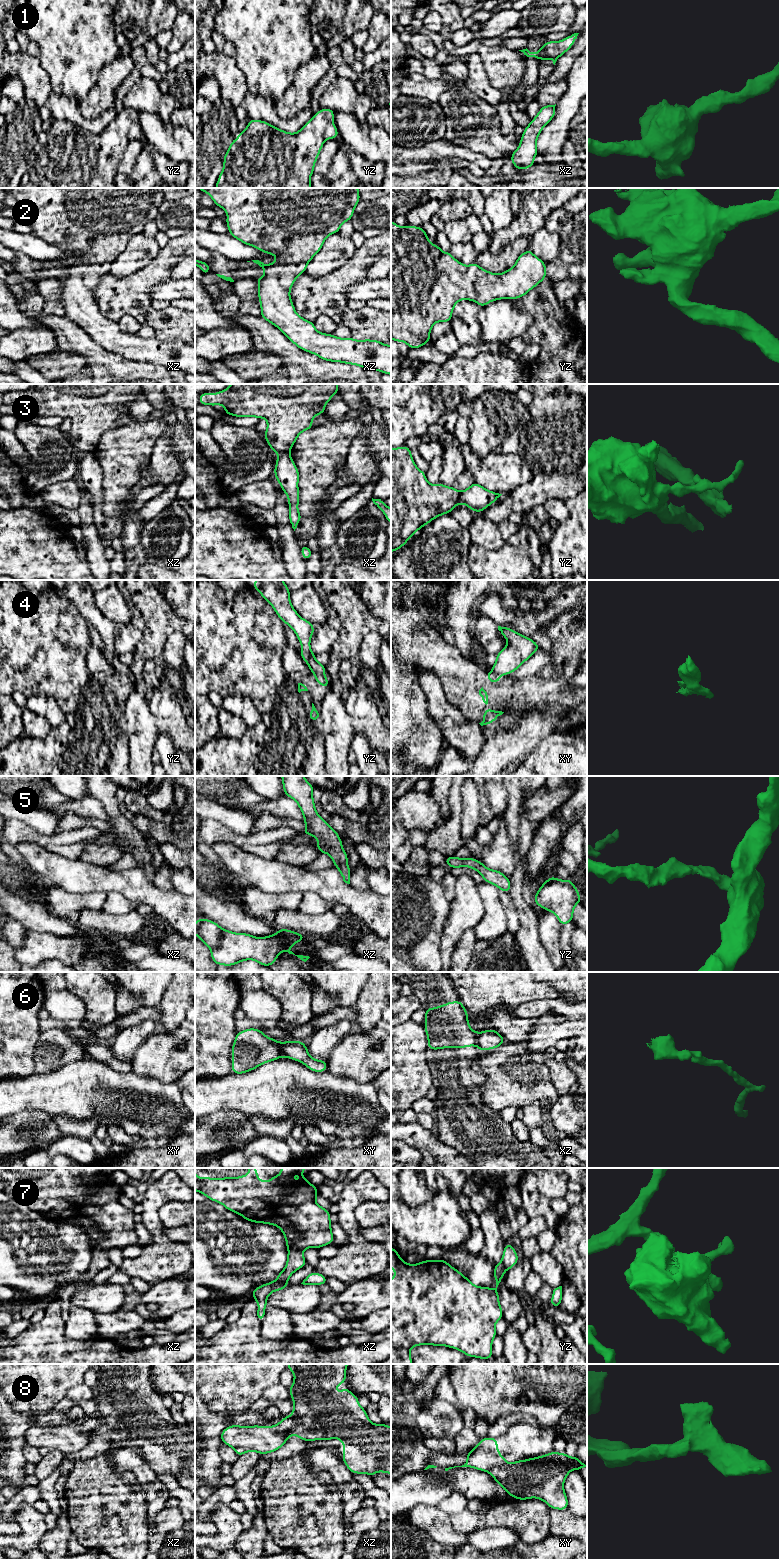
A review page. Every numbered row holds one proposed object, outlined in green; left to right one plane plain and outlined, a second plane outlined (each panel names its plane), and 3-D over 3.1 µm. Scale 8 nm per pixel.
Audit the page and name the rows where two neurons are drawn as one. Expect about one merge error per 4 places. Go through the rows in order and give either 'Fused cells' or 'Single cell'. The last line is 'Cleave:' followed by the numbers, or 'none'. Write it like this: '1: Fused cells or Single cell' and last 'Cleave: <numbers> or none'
1: Single cell
2: Single cell
3: Fused cells
4: Fused cells
5: Single cell
6: Fused cells
7: Fused cells
8: Fused cells
Cleave: 3, 4, 6, 7, 8

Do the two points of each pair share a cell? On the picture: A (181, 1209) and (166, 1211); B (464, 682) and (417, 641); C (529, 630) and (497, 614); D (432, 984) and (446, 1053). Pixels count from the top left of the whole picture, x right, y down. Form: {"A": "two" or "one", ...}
{"A": "one", "B": "one", "C": "one", "D": "one"}

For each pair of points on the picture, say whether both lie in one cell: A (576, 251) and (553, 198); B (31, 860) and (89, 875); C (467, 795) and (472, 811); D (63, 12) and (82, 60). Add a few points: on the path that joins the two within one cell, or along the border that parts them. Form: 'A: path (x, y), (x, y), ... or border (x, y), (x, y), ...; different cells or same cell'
A: border (562, 206), (555, 209), (546, 218), (543, 226); different cells
B: path (45, 863), (60, 872), (75, 875); same cell
C: path (470, 799), (470, 807); same cell
D: path (70, 24), (70, 33), (74, 37), (74, 48); same cell

